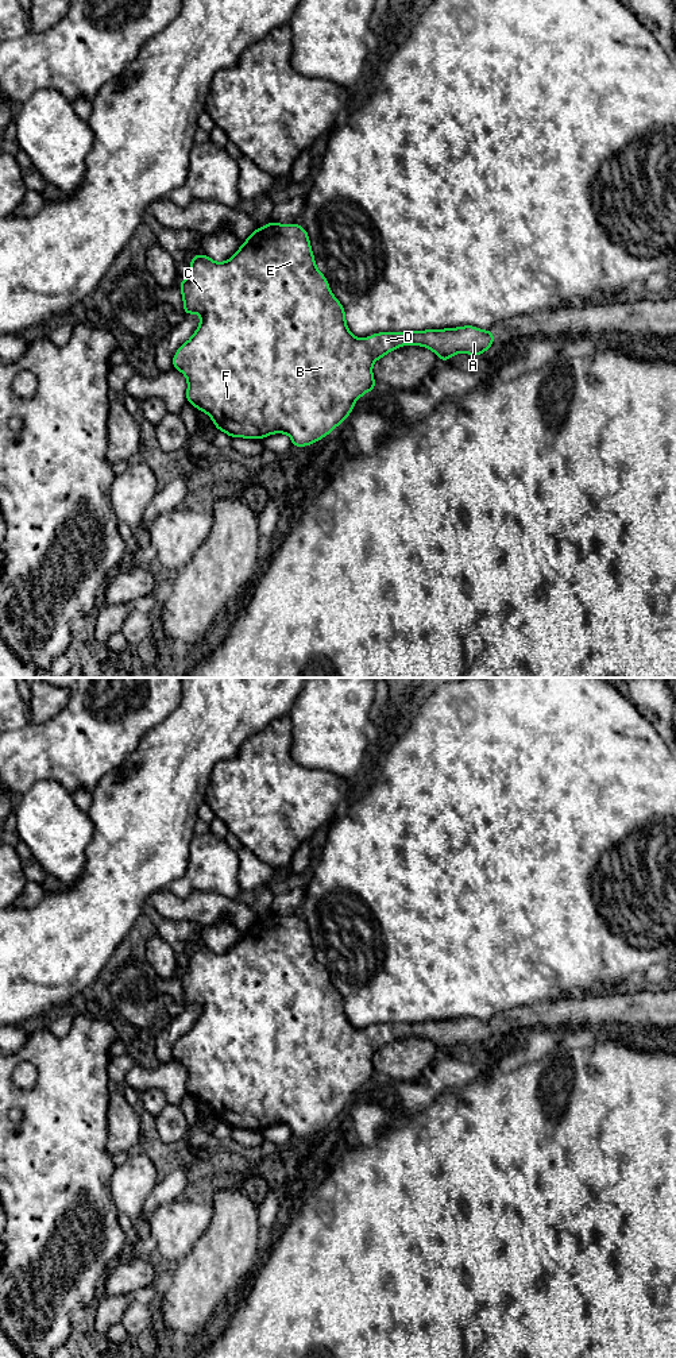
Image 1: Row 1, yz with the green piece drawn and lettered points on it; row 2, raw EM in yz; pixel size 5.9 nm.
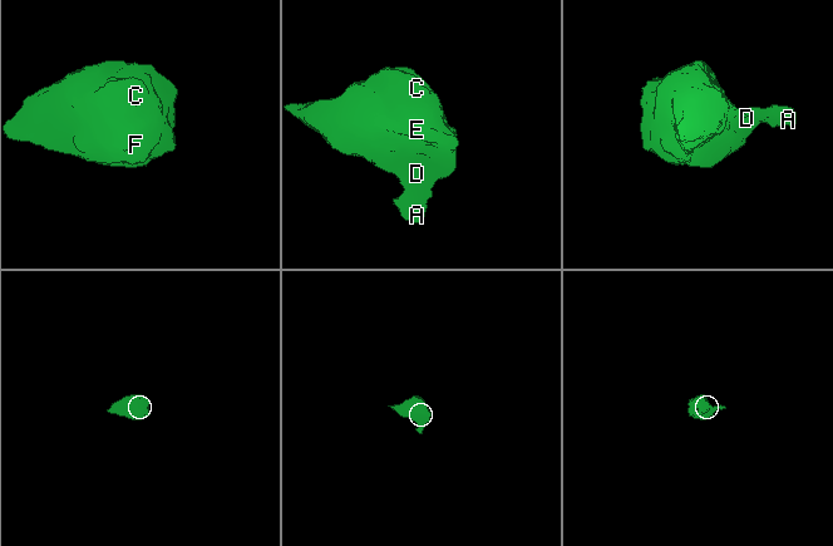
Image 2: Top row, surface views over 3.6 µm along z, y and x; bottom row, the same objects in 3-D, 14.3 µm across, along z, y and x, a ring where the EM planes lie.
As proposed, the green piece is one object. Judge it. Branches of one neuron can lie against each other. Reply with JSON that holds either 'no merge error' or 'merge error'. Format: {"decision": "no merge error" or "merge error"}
{"decision": "no merge error"}

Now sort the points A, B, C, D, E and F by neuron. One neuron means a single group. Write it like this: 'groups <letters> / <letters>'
groups A B C D E F

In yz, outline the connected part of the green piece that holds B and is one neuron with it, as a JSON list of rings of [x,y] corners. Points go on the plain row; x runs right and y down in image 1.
[[[271,913],[255,921],[250,929],[242,934],[242,938],[235,944],[235,946],[221,954],[215,953],[202,945],[193,948],[190,950],[189,968],[179,973],[179,979],[184,989],[184,1004],[197,1004],[201,1007],[201,1012],[192,1029],[174,1045],[173,1060],[179,1061],[188,1070],[188,1093],[190,1093],[196,1100],[205,1103],[213,1111],[215,1118],[219,1122],[225,1123],[229,1129],[264,1130],[273,1124],[286,1124],[290,1127],[293,1138],[314,1135],[340,1116],[354,1102],[354,1095],[363,1085],[371,1083],[376,1077],[372,1066],[372,1056],[375,1052],[379,1052],[395,1039],[409,1035],[426,1038],[432,1041],[441,1053],[445,1053],[460,1043],[480,1048],[494,1035],[492,1019],[483,1022],[474,1016],[413,1023],[379,1023],[372,1025],[367,1030],[355,1029],[347,1018],[343,996],[333,987],[327,969],[316,957],[306,921],[300,918],[297,914],[278,915]]]

